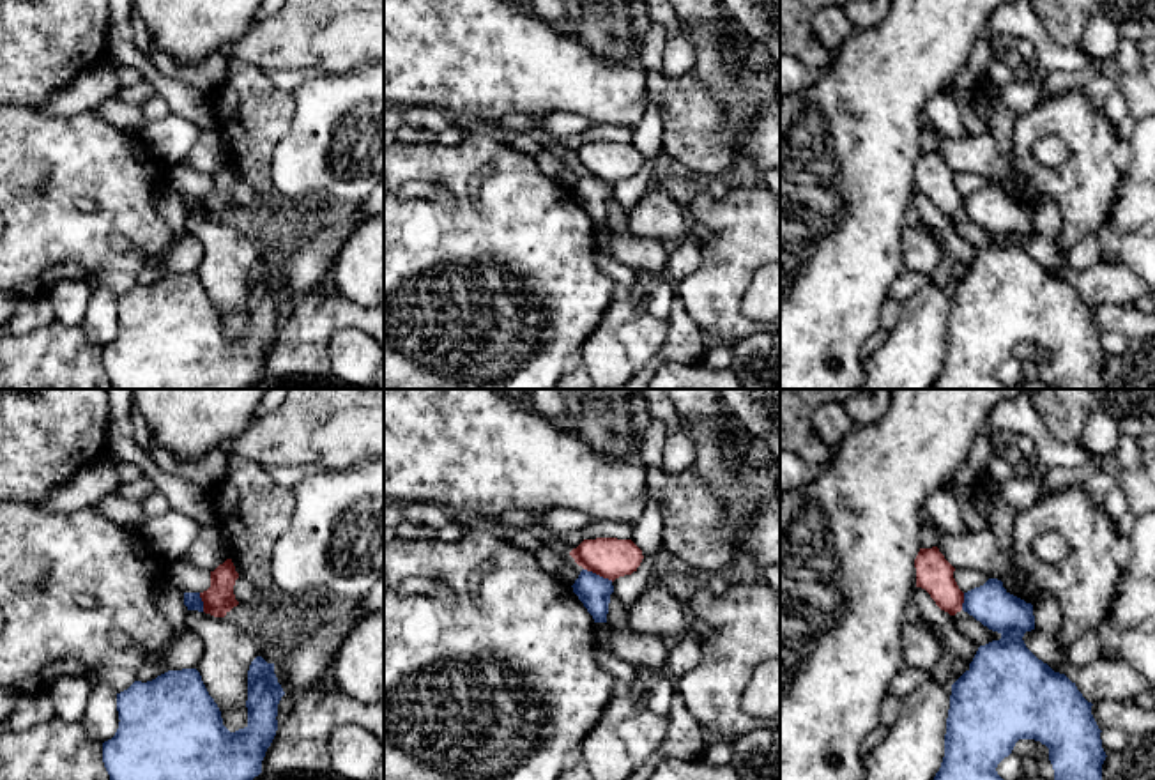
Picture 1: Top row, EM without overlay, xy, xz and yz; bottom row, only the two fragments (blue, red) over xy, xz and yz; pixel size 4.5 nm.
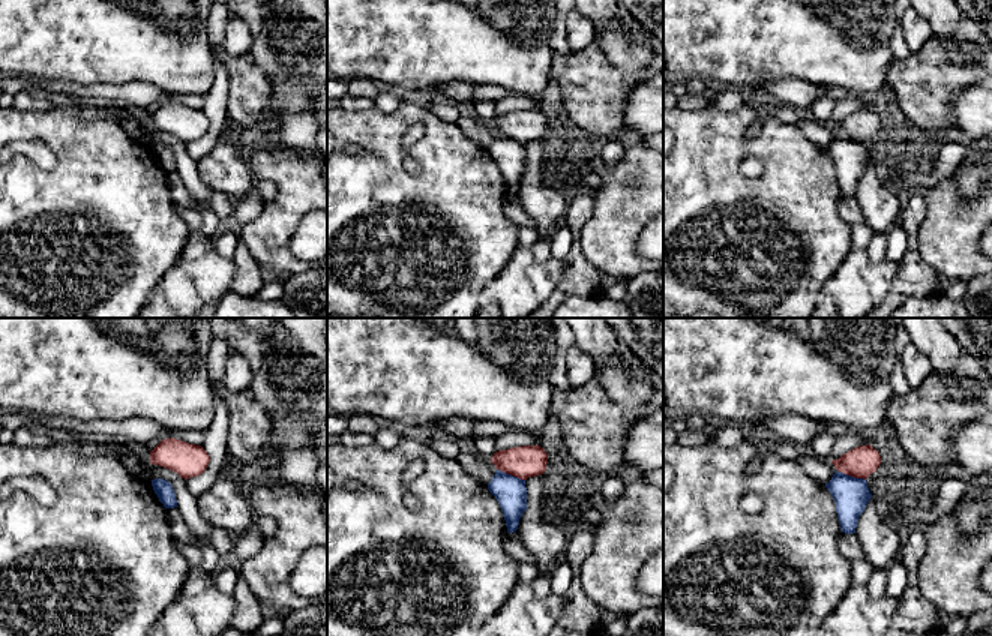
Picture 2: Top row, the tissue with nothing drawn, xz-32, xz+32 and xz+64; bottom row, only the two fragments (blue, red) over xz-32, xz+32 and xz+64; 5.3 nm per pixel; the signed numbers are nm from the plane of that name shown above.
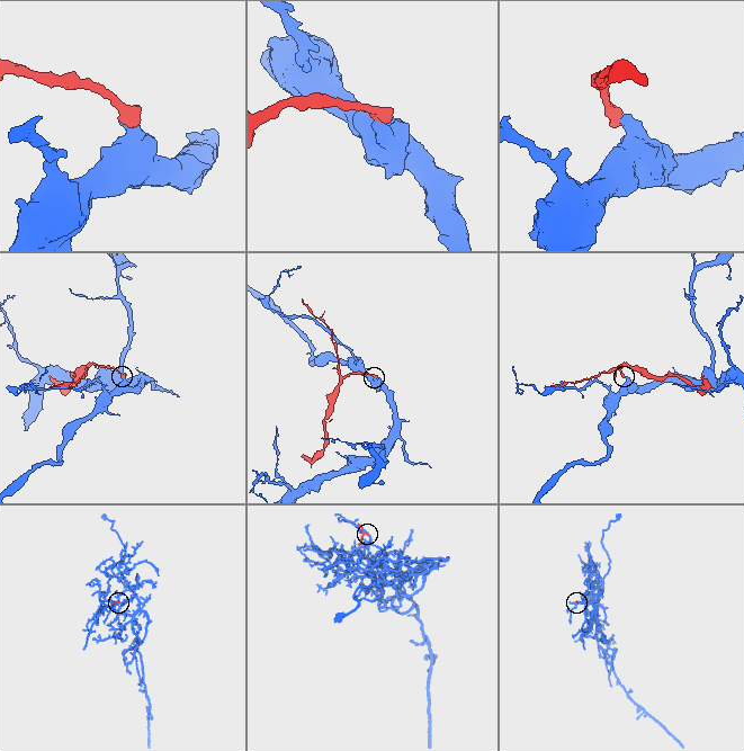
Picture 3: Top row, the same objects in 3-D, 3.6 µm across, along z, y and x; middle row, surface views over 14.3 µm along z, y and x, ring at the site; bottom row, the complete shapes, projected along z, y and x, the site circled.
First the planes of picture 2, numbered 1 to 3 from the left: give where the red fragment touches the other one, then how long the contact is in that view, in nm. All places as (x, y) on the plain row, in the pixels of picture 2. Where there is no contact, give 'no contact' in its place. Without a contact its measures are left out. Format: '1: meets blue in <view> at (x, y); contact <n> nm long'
1: no contact
2: meets blue in xz+32 at (509, 138); contact 170 nm long
3: meets blue in xz+64 at (853, 141); contact 140 nm long

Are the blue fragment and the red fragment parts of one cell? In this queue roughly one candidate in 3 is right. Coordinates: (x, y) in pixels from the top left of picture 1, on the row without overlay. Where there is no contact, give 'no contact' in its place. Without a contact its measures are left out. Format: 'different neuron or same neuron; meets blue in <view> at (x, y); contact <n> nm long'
different neuron; meets blue in xz at (598, 179); contact 150 nm long

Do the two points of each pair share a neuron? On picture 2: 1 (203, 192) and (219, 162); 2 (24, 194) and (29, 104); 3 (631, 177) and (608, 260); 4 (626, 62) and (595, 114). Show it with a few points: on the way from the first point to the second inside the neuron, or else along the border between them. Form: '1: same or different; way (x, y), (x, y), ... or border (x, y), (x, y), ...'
1: different; border (195, 162), (200, 179), (212, 191)
2: different; border (56, 108), (15, 110)
3: same; way (629, 198), (622, 207), (610, 239)
4: different; border (596, 45), (610, 63), (634, 72), (640, 81)

